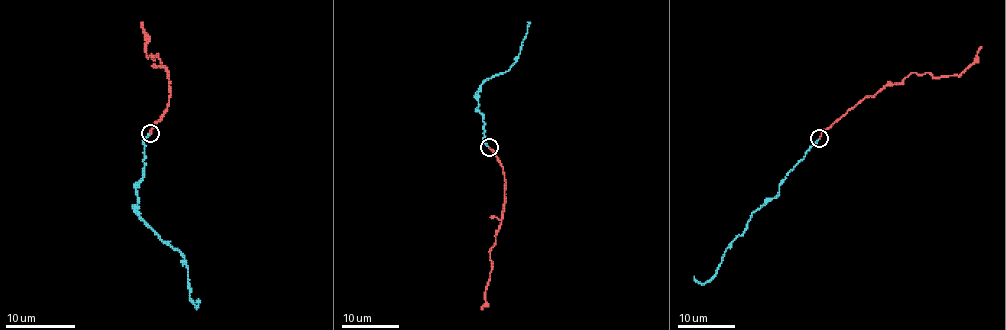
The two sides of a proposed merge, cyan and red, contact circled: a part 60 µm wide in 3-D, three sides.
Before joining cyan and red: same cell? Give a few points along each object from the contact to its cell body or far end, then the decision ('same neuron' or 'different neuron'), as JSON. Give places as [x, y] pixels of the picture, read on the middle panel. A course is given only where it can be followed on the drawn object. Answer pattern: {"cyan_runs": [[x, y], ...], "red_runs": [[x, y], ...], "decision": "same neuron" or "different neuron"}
{"cyan_runs": [[488, 146], [482, 140], [482, 116], [477, 108], [478, 90], [487, 80], [505, 72], [517, 59], [529, 22]], "red_runs": [[488, 147], [495, 153], [503, 168], [505, 189], [504, 211], [490, 251], [492, 269], [481, 309]], "decision": "same neuron"}

